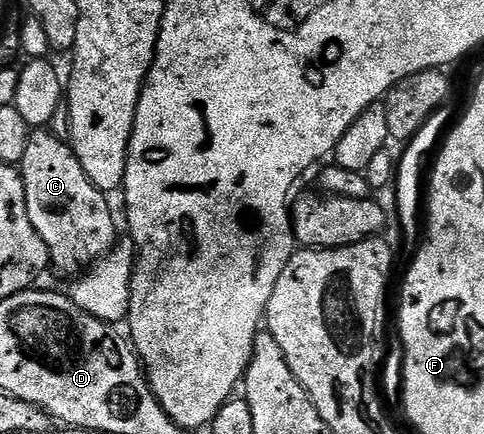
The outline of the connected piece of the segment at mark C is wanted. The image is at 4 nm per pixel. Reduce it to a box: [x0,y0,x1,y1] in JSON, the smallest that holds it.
[19,130,119,274]

